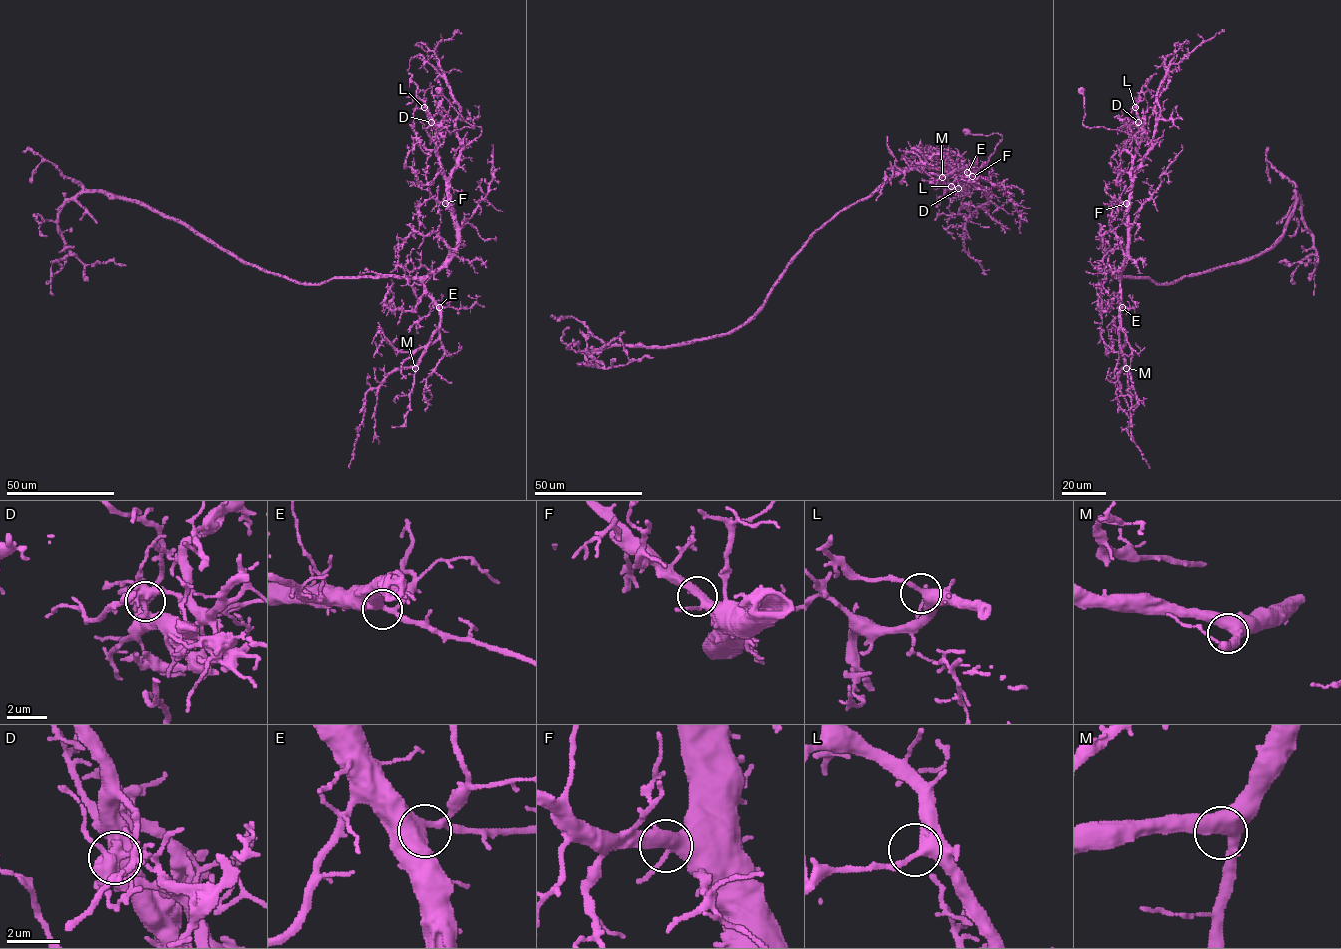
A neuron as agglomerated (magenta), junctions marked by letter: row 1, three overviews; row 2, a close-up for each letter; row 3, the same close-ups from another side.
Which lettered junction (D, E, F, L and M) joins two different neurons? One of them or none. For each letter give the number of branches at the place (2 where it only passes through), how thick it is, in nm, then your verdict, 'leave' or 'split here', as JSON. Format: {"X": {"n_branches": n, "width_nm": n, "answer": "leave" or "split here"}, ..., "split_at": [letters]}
{"D": {"n_branches": 3, "width_nm": 400, "answer": "split here"}, "E": {"n_branches": 3, "width_nm": 440, "answer": "leave"}, "F": {"n_branches": 3, "width_nm": 400, "answer": "leave"}, "L": {"n_branches": 3, "width_nm": 400, "answer": "leave"}, "M": {"n_branches": 3, "width_nm": 460, "answer": "leave"}, "split_at": ["D"]}

